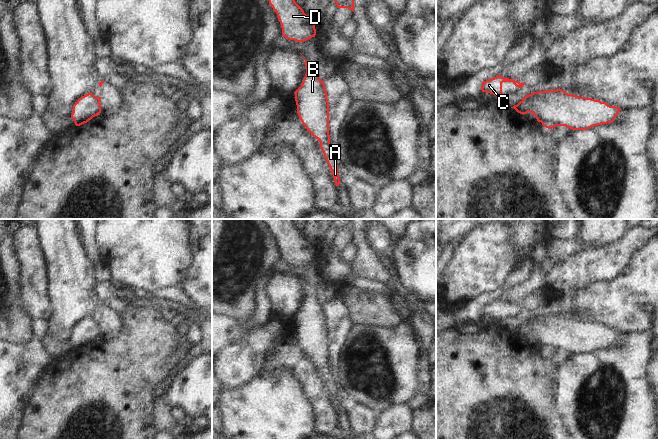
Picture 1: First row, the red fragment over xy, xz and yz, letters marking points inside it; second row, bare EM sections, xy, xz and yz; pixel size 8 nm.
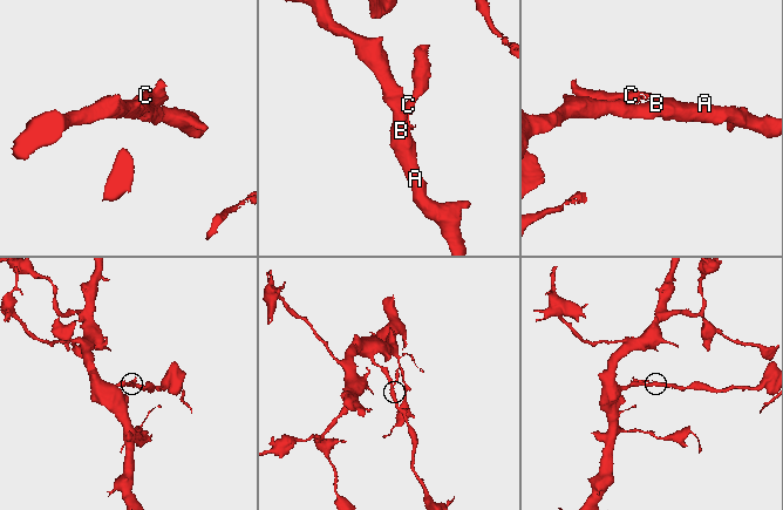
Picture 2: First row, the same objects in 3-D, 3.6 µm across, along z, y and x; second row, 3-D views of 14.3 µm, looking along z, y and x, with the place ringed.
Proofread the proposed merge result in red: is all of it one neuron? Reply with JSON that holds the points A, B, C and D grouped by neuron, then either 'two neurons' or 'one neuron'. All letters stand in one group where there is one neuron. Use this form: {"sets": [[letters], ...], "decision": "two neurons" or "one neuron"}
{"sets": [["A", "B", "D"], ["C"]], "decision": "two neurons"}

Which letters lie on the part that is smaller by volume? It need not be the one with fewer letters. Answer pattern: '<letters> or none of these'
C

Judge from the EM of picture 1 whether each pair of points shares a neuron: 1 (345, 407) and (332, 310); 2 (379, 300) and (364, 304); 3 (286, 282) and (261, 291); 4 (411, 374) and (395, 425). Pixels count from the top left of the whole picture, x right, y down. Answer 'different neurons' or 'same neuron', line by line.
1: same neuron
2: same neuron
3: different neurons
4: different neurons

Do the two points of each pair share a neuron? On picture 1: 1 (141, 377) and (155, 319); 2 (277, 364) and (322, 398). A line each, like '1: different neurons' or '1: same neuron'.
1: same neuron
2: same neuron

